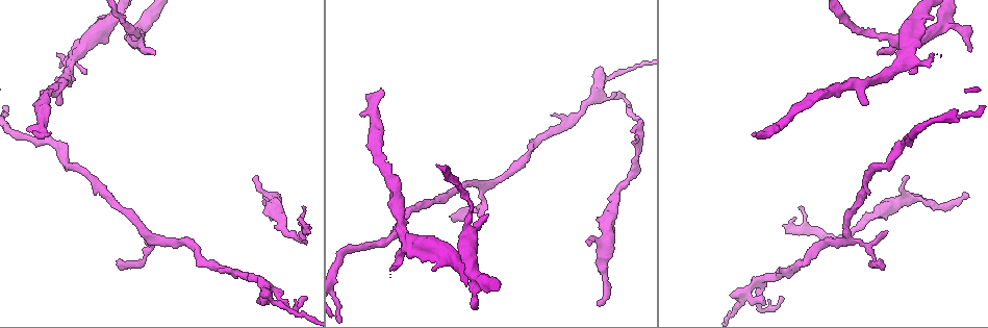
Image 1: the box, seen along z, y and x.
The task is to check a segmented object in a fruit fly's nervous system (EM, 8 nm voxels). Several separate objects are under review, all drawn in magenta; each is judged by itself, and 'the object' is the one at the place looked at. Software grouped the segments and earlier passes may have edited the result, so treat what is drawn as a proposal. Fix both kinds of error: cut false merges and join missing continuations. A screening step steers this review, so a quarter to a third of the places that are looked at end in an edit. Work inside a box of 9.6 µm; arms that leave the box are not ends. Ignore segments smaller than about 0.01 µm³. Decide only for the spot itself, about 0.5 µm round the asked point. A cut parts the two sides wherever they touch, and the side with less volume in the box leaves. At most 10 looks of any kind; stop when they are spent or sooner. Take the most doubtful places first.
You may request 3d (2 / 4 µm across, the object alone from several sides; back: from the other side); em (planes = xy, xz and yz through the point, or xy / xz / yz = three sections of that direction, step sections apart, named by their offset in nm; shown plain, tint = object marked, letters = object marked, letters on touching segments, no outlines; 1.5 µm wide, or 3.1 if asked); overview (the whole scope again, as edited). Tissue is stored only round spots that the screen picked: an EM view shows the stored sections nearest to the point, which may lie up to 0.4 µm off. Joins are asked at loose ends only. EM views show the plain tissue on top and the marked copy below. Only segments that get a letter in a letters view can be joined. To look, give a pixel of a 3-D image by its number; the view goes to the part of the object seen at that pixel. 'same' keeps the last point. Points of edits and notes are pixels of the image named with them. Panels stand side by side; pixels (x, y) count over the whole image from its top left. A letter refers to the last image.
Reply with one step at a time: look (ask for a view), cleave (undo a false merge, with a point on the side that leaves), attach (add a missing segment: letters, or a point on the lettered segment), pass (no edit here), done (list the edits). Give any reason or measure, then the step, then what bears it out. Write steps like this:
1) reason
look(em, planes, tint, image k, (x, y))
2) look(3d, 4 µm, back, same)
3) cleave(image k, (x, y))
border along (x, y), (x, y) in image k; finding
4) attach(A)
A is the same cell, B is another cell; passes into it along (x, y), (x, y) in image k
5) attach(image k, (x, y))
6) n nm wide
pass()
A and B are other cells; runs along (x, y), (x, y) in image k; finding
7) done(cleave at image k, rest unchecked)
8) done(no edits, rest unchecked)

free end
look(em, planes, letters, image 1, (754, 134))

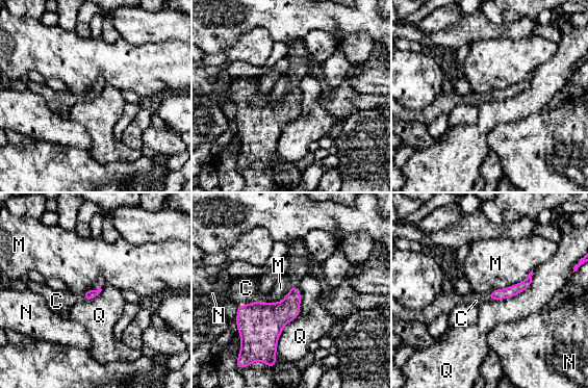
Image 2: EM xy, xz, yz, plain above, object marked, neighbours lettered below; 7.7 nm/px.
attach(C)
C is the same cell, M, N and Q are other cells; it goes on there

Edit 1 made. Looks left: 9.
tapers out
look(em, planes, letters, image 1, (599, 304))

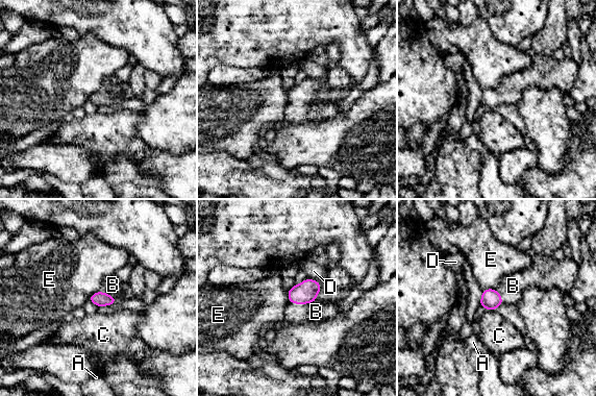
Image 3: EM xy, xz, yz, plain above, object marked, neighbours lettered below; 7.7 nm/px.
attach(B)
B is the same cell, A, C, D and E are other cells; passes into it along (306, 292), (301, 303), (316, 312) in image 3; it goes on there

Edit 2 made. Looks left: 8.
branch stops here
look(3d, 4 µm, image 1, (879, 52))

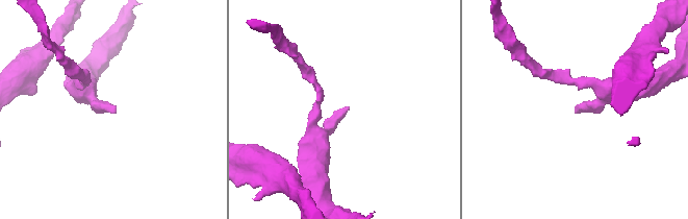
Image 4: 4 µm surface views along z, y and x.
look(em, xy, step 8, letters, image 4, (348, 108))

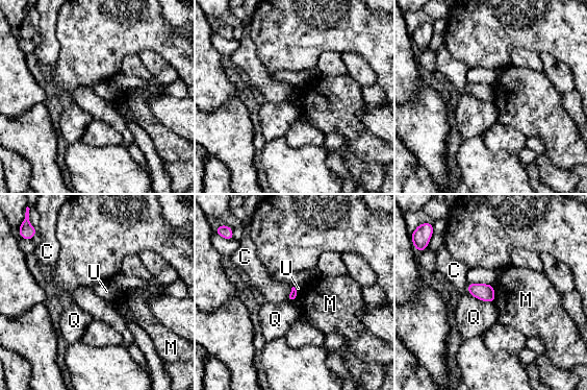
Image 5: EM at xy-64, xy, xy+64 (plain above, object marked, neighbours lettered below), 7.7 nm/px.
cut it another way
look(em, planes, letters, same)

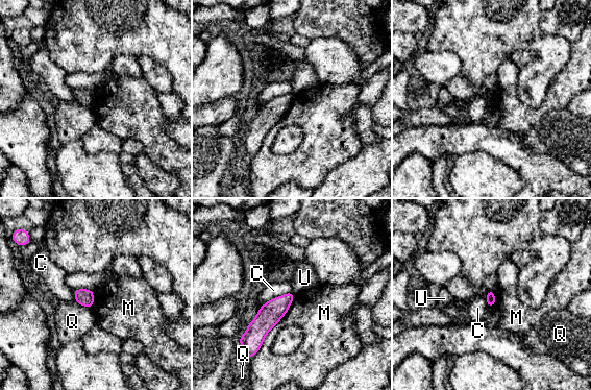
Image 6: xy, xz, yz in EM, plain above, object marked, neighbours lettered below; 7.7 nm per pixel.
pass()
C, M, Q and U are other cells; border along (295, 294), (286, 314), (250, 358) in image 6; none of them fits

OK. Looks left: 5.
three arms meet
look(3d, 4 µm, image 1, (151, 242))

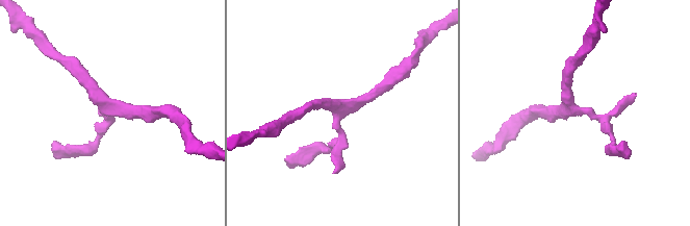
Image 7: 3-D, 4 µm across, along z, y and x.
look(em, yz, step 8, tint, image 7, (109, 114))

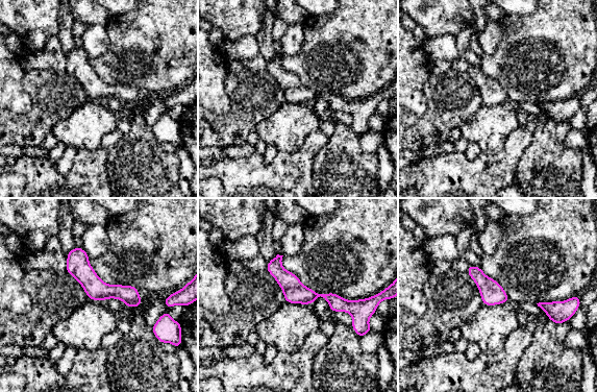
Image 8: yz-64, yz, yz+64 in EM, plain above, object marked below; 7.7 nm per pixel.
cut it another way
look(em, planes, letters, same)

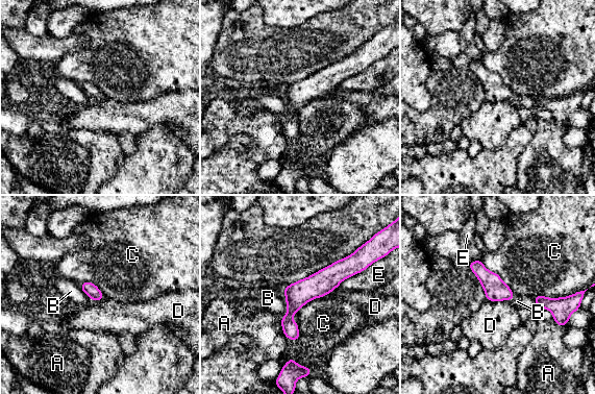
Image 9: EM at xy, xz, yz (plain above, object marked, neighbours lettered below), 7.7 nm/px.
pass()
A, B, C, D and E are other cells; runs along (353, 261), (293, 306), (289, 336) in image 9; continuous, no second neuron

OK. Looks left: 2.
done(attach at image 2, attach at image 3, rest unchecked)

